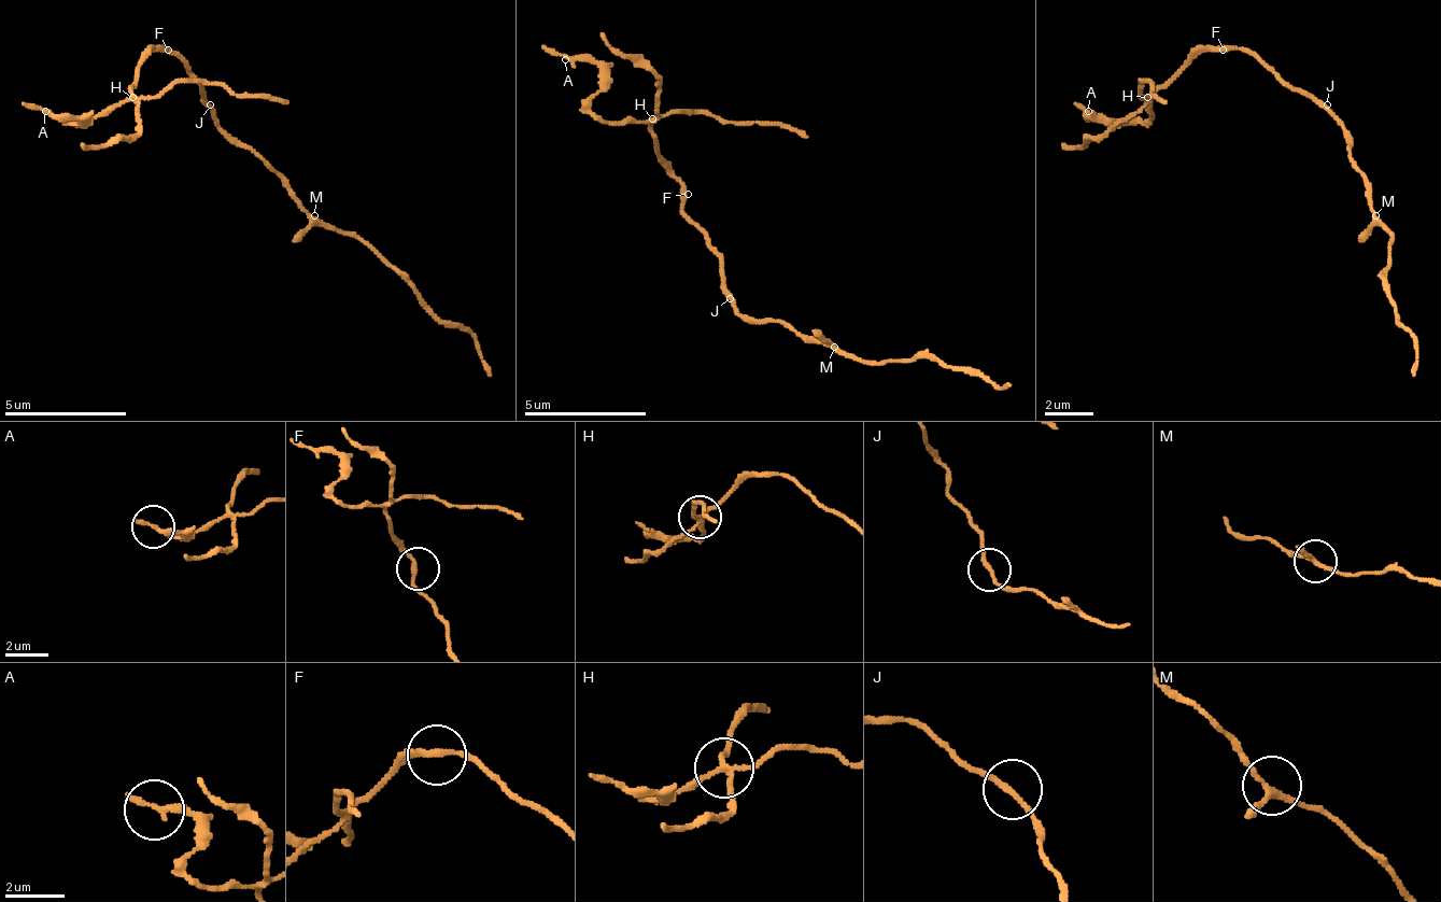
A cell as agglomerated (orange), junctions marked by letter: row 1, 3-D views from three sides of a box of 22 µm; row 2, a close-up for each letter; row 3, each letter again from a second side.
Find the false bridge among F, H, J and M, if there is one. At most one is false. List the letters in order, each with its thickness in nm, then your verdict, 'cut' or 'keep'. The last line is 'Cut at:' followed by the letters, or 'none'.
F: 190 nm | keep
H: 170 nm | cut
J: 190 nm | keep
M: 180 nm | keep
Cut at: H

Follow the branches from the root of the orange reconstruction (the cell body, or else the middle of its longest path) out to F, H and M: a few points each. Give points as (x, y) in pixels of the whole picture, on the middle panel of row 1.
F: (730, 298), (724, 292), (724, 255), (693, 224), (693, 219), (681, 206), (681, 200), (688, 194)
H: (730, 298), (724, 292), (724, 255), (681, 206), (681, 181), (657, 151), (657, 132), (650, 121)
M: (730, 298), (730, 304), (748, 322), (786, 322), (797, 335), (816, 335), (834, 347)

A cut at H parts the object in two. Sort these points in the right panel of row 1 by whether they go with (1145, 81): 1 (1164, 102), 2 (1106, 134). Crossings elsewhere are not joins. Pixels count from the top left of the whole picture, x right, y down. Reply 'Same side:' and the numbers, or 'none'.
Same side: 1

